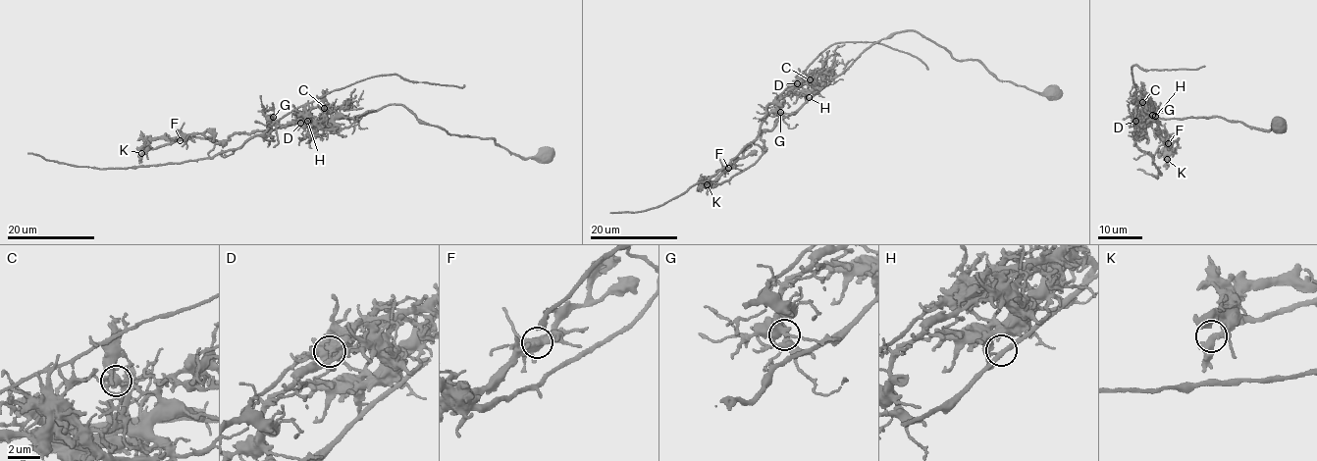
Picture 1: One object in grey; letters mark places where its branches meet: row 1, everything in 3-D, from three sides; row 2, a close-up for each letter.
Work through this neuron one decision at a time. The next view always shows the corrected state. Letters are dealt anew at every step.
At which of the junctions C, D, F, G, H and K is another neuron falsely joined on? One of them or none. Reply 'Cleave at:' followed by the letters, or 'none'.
Cleave at: D

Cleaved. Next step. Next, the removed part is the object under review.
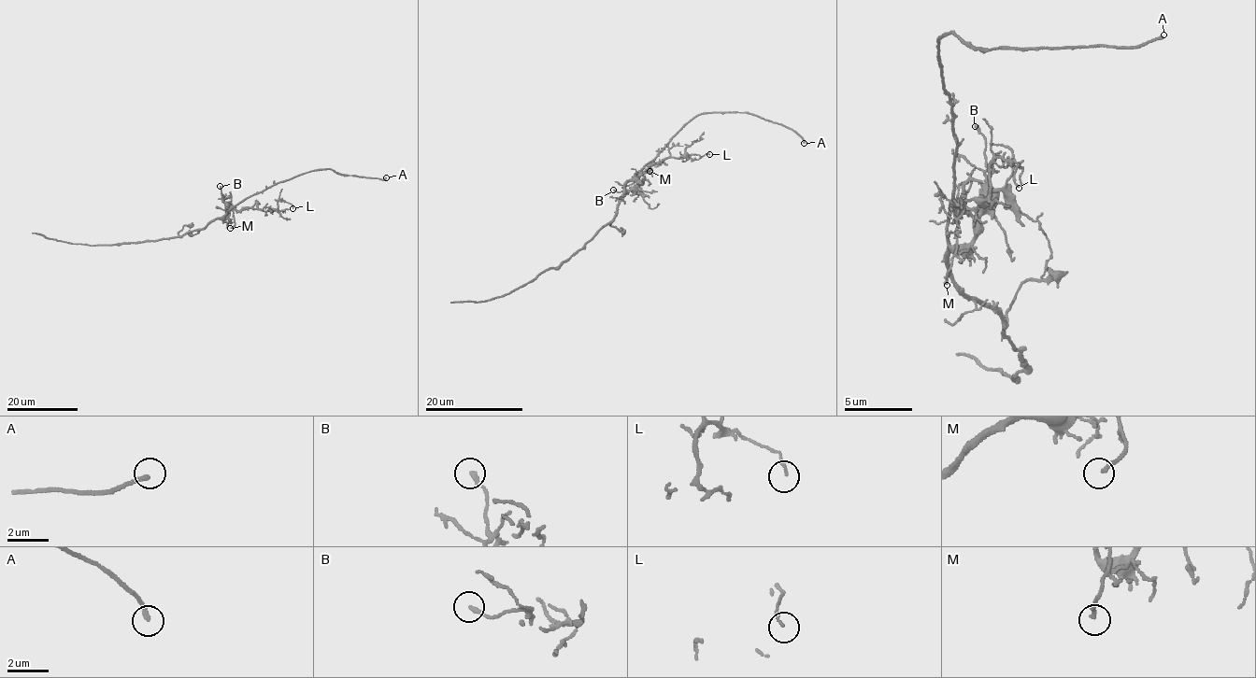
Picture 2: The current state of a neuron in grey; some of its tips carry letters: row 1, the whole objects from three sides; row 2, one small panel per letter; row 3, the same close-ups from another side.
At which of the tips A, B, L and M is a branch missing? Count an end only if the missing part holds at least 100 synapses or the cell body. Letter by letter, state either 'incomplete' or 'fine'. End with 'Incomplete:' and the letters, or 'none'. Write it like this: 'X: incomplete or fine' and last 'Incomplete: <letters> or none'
A: incomplete
B: fine
L: fine
M: fine
Incomplete: A

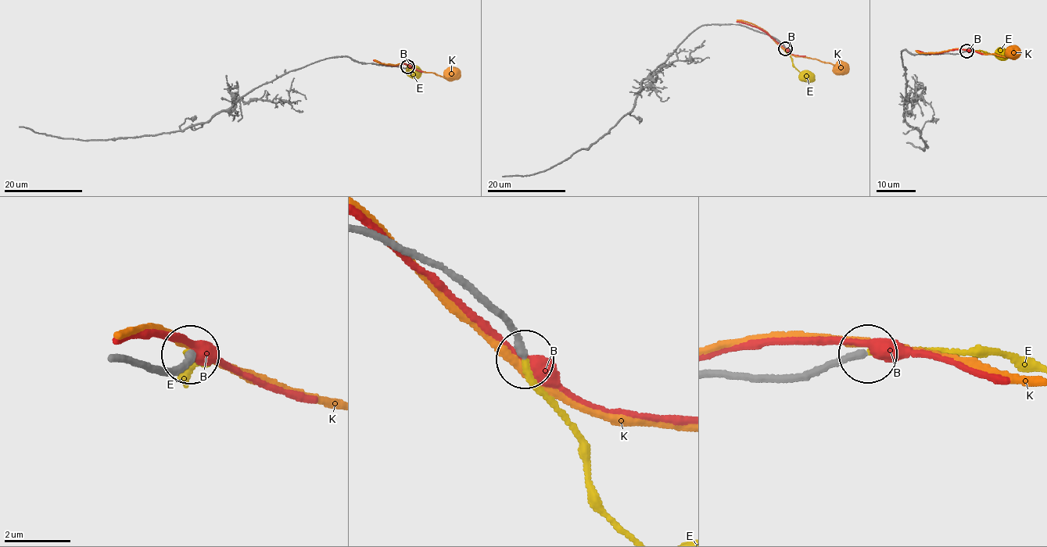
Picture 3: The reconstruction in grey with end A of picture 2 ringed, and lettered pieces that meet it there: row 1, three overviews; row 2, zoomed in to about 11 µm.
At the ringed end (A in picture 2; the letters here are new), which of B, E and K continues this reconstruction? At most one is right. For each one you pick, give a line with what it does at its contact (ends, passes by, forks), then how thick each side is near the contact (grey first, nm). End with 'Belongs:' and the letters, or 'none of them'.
E: It ends there. Thickness 200 nm (grey) against 170 nm
Belongs: E

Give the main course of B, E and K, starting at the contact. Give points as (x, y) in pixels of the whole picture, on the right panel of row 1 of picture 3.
B: (966, 50), (929, 54), (916, 51)
E: (966, 51), (984, 51), (1002, 55)
K: (966, 50), (1002, 56), (1008, 56), (1010, 51)

